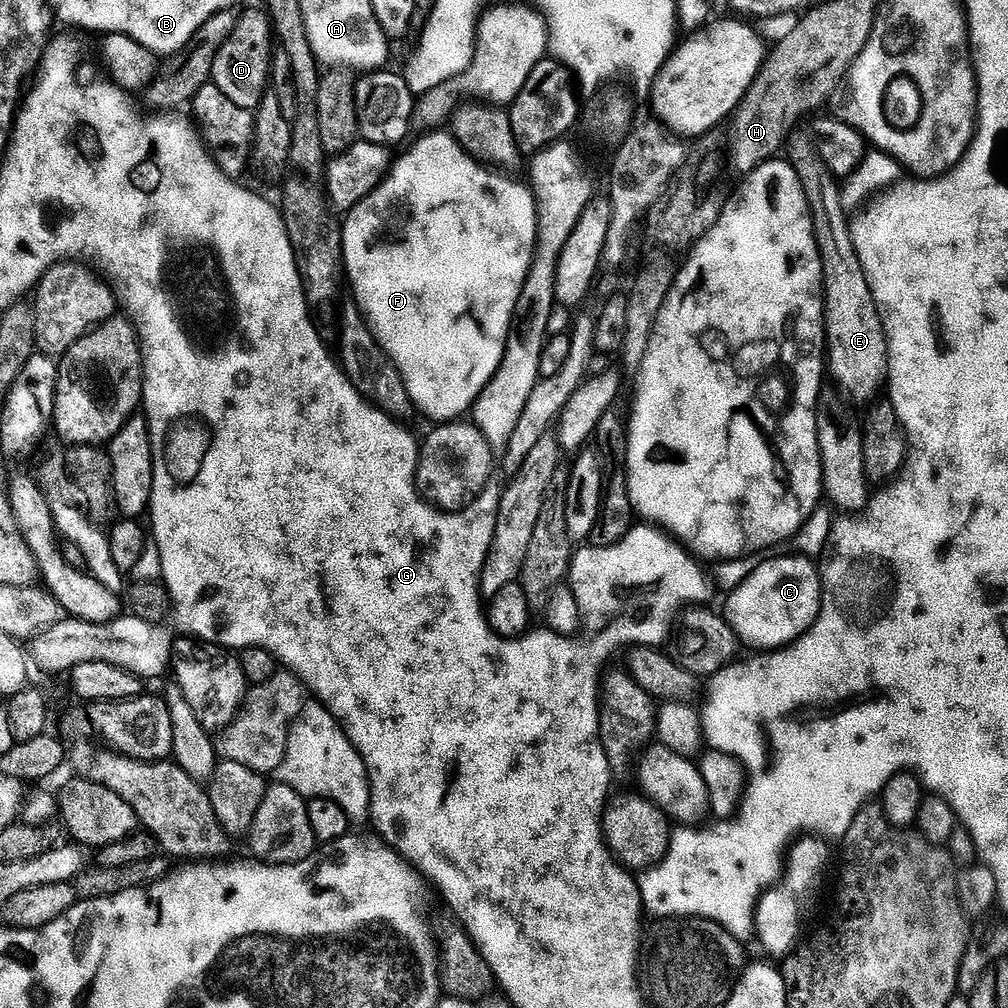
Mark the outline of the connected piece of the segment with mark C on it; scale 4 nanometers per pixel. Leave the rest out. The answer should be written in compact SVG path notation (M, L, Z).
M807 555L776 556L760 562L740 585L731 589L726 619L745 645L779 650L800 639L816 624L822 603L819 567Z

